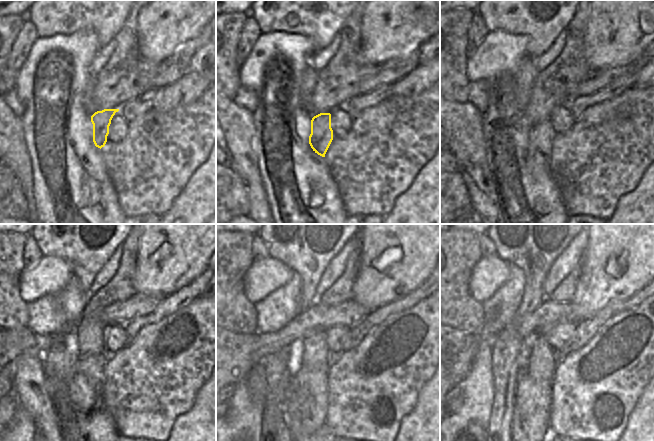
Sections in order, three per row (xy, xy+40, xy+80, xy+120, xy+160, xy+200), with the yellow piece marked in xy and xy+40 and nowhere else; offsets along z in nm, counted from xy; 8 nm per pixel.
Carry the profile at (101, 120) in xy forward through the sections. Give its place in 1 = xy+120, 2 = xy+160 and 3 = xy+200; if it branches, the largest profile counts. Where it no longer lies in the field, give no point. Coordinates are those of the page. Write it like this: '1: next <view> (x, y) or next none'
1: next xy+120 (93, 368)
2: next xy+160 (306, 410)
3: next xy+200 (532, 407)

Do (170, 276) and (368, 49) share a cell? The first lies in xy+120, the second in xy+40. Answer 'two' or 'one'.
one

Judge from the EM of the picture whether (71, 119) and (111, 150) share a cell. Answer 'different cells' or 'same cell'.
different cells

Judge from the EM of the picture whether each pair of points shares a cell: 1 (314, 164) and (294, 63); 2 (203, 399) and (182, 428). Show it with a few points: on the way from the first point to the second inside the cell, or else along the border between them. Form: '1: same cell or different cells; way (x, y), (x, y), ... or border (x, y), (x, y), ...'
1: same cell; way (295, 139), (292, 128), (292, 88)
2: same cell; way (203, 406), (189, 421)

